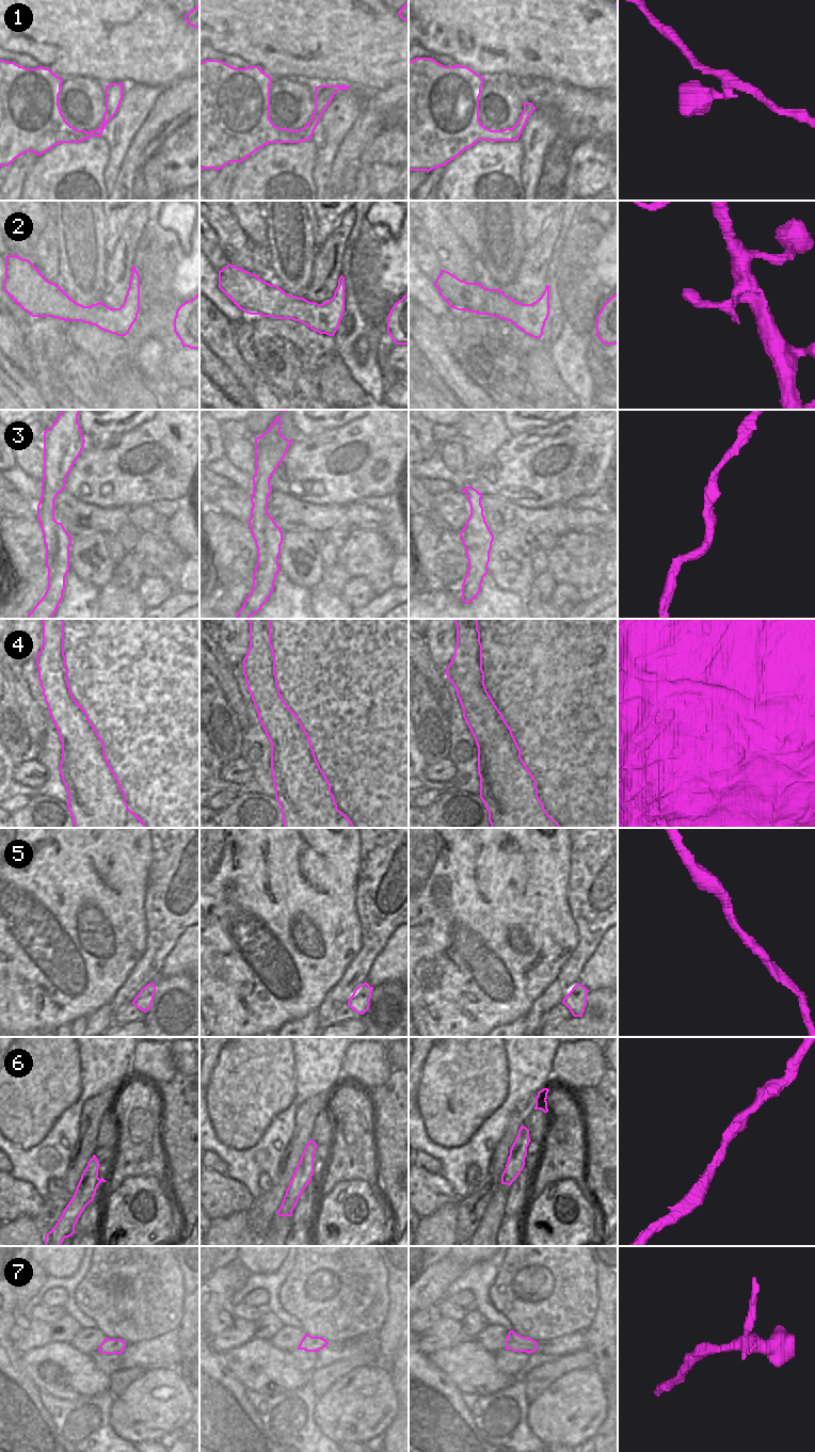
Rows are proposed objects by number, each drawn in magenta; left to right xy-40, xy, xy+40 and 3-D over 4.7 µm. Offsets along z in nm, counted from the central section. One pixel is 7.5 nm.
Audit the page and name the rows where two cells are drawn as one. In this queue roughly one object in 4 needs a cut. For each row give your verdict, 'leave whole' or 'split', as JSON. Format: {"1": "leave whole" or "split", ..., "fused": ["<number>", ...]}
{"1": "leave whole", "2": "leave whole", "3": "leave whole", "4": "leave whole", "5": "leave whole", "6": "leave whole", "7": "leave whole", "fused": []}

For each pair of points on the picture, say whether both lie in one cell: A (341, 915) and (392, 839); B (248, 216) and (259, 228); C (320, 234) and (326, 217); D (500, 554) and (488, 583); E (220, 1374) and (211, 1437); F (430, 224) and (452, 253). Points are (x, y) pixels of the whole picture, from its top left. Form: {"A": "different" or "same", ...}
{"A": "different", "B": "same", "C": "same", "D": "different", "E": "same", "F": "same"}

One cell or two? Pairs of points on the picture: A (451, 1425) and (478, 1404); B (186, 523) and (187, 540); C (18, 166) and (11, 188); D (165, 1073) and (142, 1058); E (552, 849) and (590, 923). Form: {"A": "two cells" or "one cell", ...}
{"A": "two cells", "B": "one cell", "C": "one cell", "D": "one cell", "E": "two cells"}

